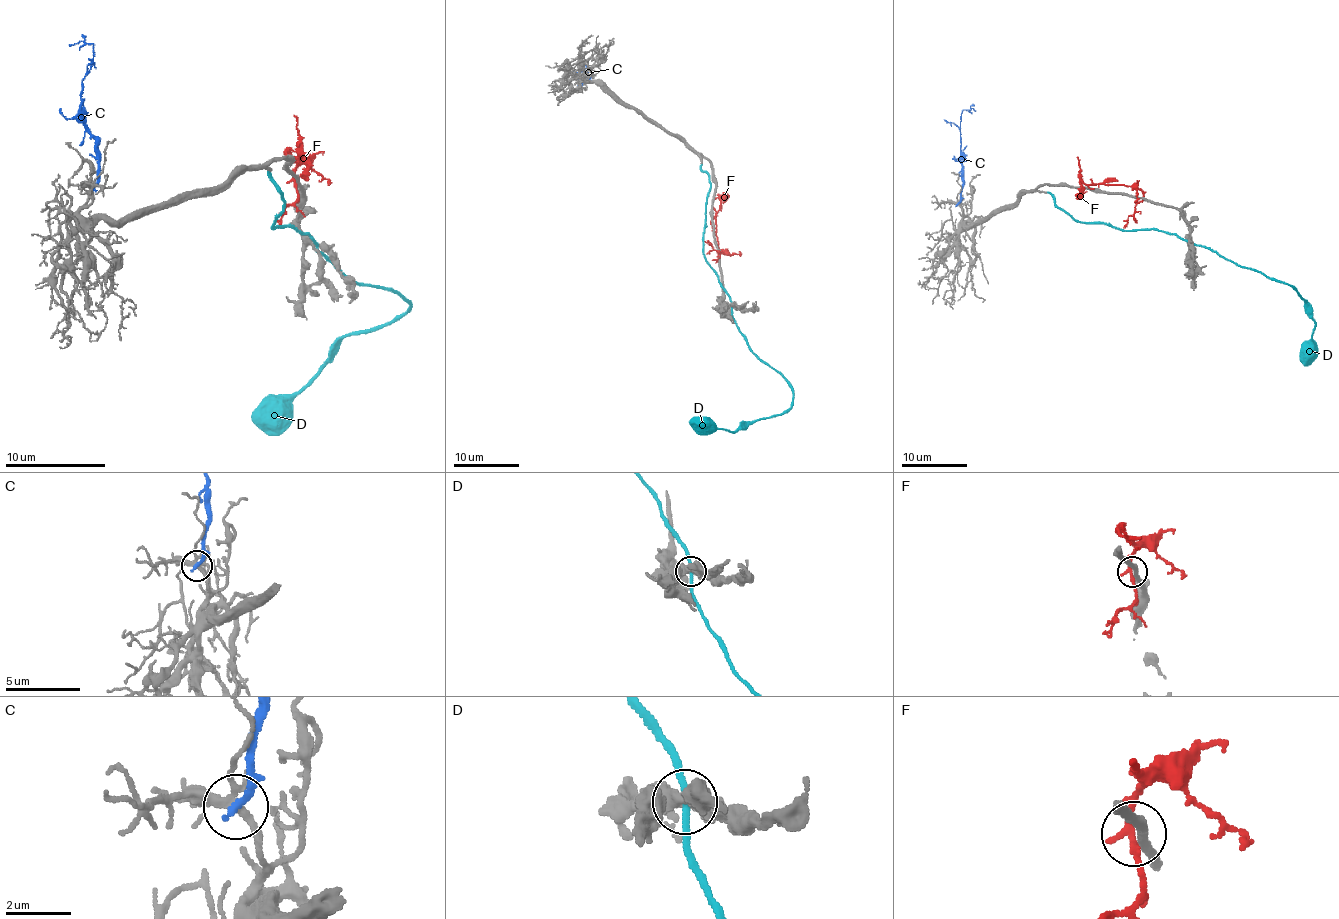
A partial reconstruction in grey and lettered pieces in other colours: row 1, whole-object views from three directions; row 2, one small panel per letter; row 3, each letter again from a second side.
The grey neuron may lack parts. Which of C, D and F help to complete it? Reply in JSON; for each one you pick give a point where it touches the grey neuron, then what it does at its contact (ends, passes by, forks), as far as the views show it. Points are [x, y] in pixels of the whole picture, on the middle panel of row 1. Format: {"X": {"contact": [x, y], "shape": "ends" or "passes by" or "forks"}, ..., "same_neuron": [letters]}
{"D": {"contact": [731, 306], "shape": "passes by"}, "same_neuron": ["D"]}

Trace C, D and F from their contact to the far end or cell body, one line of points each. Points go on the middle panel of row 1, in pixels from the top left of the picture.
C: (586, 75), (589, 78), (579, 80), (579, 77), (586, 78), (570, 93)
D: (732, 306), (732, 319), (748, 347), (784, 378), (792, 391), (792, 405), (779, 414), (725, 431), (689, 421)
F: (717, 260), (715, 213), (720, 203), (717, 193)

